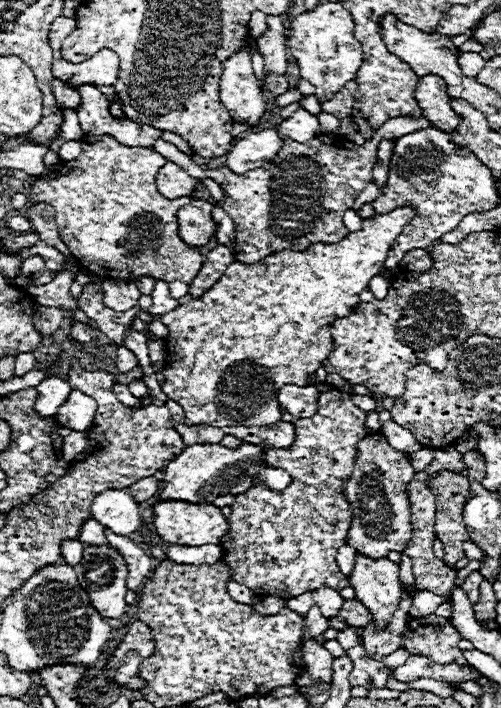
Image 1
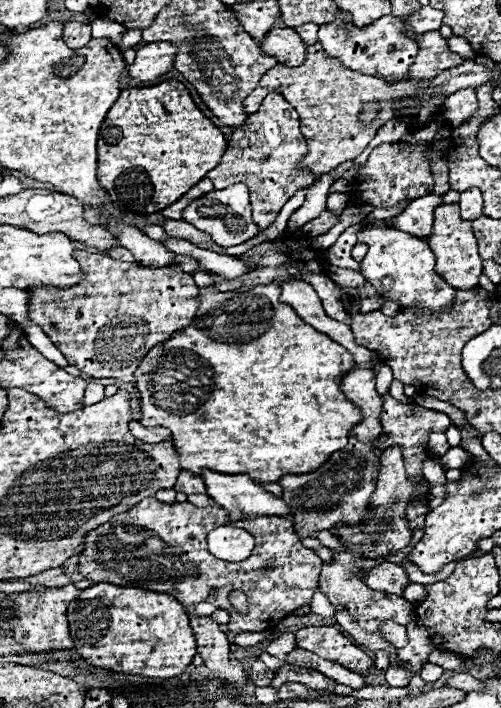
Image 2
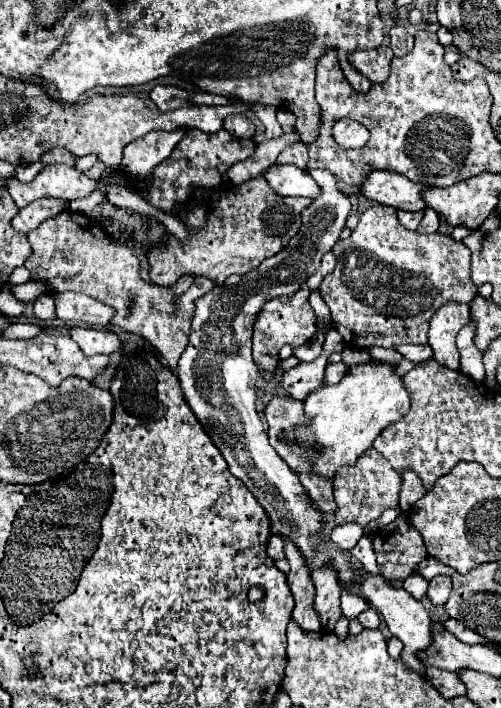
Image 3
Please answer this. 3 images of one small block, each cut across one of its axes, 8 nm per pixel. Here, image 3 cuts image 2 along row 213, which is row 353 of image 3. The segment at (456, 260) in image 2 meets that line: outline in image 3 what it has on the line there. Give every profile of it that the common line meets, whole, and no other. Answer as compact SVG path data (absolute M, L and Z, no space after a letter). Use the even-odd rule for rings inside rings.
M444 304L430 320L428 344L434 350L434 360L446 368L458 370L460 354L456 348L456 334L470 320L468 304Z

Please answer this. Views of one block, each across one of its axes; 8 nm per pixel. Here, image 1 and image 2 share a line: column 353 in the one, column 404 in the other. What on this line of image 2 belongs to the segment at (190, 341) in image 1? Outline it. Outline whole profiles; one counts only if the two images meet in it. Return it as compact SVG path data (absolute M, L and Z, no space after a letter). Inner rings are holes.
M384 222L364 224L358 240L368 244L368 252L360 262L360 272L376 288L380 298L396 302L402 310L434 314L454 306L454 288L434 272L434 254L430 246L406 232L384 226Z

